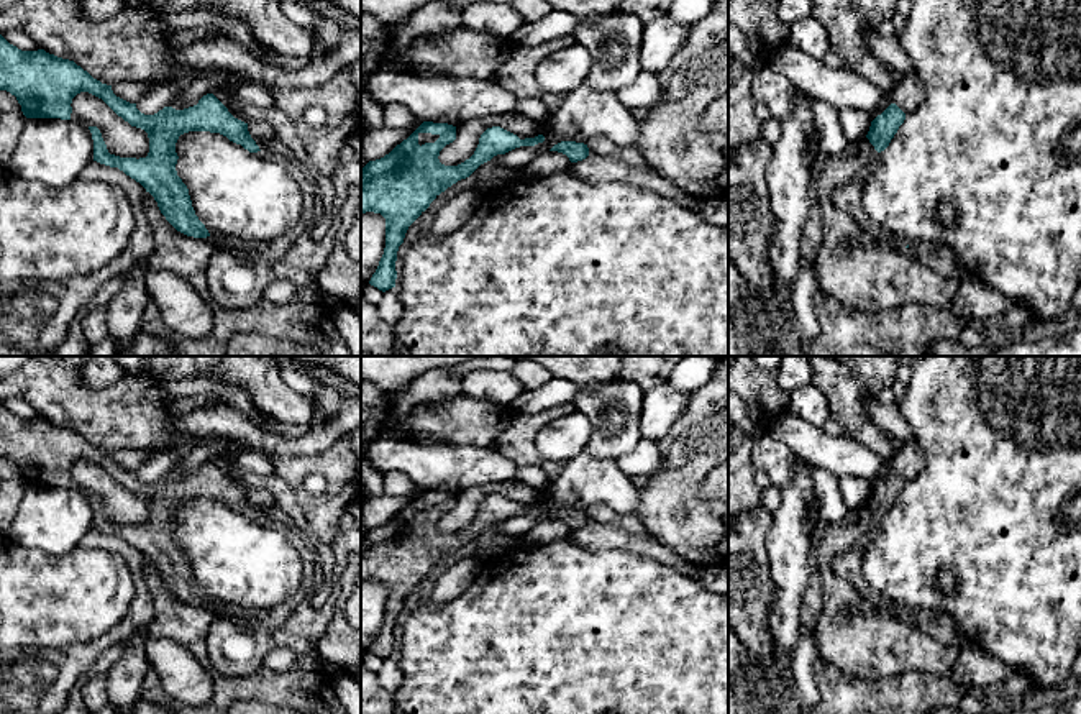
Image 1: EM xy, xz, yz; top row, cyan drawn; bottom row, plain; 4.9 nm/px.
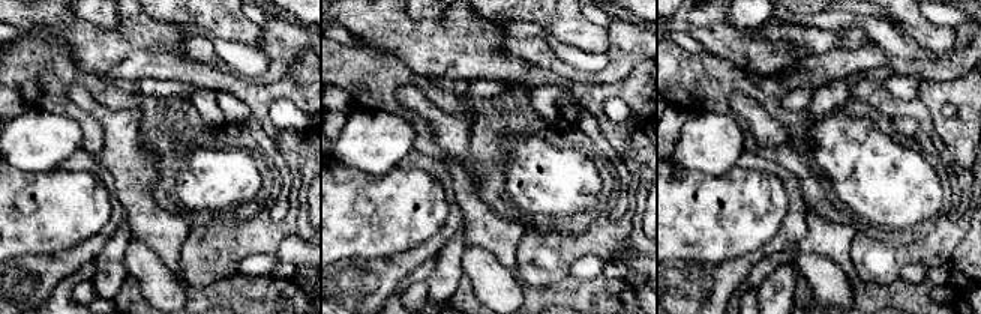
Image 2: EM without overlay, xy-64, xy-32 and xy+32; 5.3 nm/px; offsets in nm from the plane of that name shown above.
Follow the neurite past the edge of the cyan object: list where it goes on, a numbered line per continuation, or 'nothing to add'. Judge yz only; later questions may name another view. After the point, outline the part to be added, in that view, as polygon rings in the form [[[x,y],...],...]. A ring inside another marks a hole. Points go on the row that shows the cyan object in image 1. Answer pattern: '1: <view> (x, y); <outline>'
nothing to add

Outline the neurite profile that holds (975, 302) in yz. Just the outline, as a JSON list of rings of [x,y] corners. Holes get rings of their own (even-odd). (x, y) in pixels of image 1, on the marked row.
[[[966,274],[948,310],[961,322],[983,328],[989,318],[1002,320],[1012,304],[1025,309],[1035,318],[1029,300],[1010,299]]]

